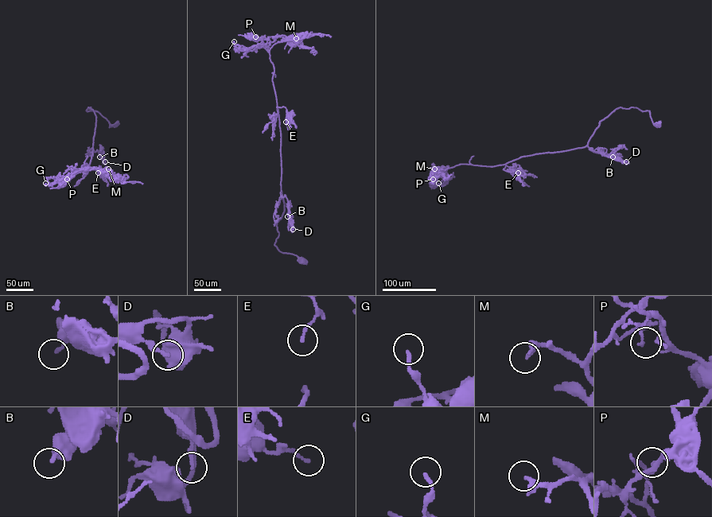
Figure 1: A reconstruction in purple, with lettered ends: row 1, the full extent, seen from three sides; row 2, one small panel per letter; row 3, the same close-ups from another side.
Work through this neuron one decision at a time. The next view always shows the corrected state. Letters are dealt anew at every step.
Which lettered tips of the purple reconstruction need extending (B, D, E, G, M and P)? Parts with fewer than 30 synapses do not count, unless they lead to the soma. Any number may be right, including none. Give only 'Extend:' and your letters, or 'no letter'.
Extend: no letter

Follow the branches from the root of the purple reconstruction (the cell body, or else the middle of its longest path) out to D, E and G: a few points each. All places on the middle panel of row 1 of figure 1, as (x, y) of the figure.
D: (303, 262), (274, 245), (278, 235), (277, 223), (284, 211), (281, 191), (287, 200), (293, 229)
E: (303, 262), (274, 245), (278, 235), (277, 223), (284, 211), (277, 106), (286, 109), (285, 122)
G: (303, 262), (274, 245), (284, 204), (274, 65), (265, 44), (240, 49), (234, 41)

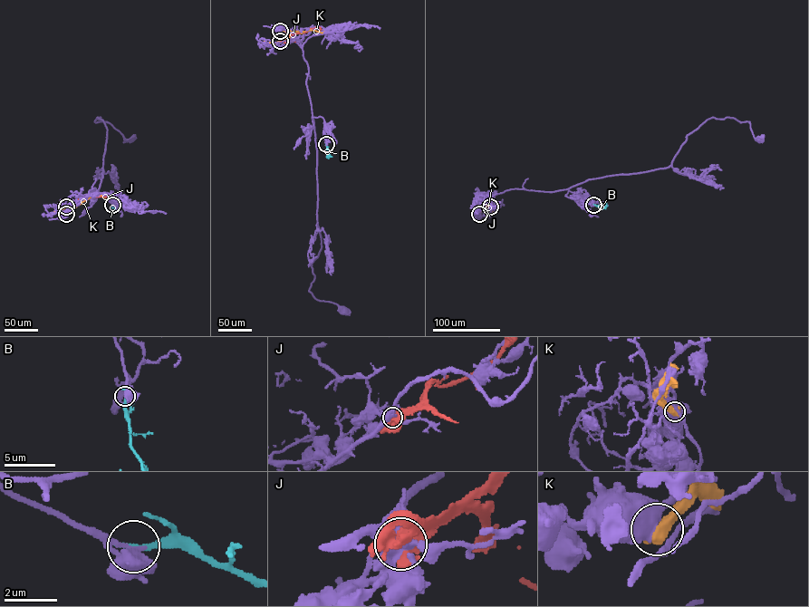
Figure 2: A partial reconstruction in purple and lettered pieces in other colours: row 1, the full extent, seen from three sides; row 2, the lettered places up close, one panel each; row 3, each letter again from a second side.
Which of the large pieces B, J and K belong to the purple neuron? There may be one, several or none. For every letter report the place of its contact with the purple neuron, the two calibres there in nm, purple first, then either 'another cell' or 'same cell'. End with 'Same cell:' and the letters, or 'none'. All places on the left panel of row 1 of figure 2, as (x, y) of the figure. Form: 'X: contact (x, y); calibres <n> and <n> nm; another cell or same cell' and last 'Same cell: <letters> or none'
B: contact (112, 205); calibres 360 and 260 nm; same cell
J: contact (66, 207); calibres 600 and 500 nm; another cell
K: contact (66, 214); calibres 550 and 650 nm; another cell
Same cell: B

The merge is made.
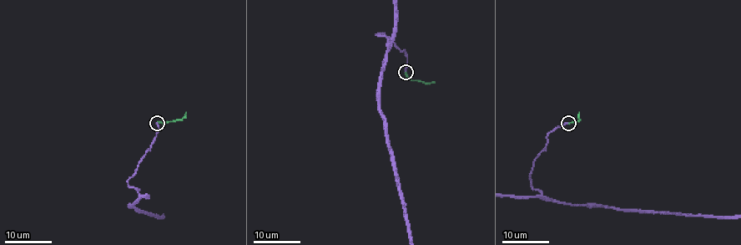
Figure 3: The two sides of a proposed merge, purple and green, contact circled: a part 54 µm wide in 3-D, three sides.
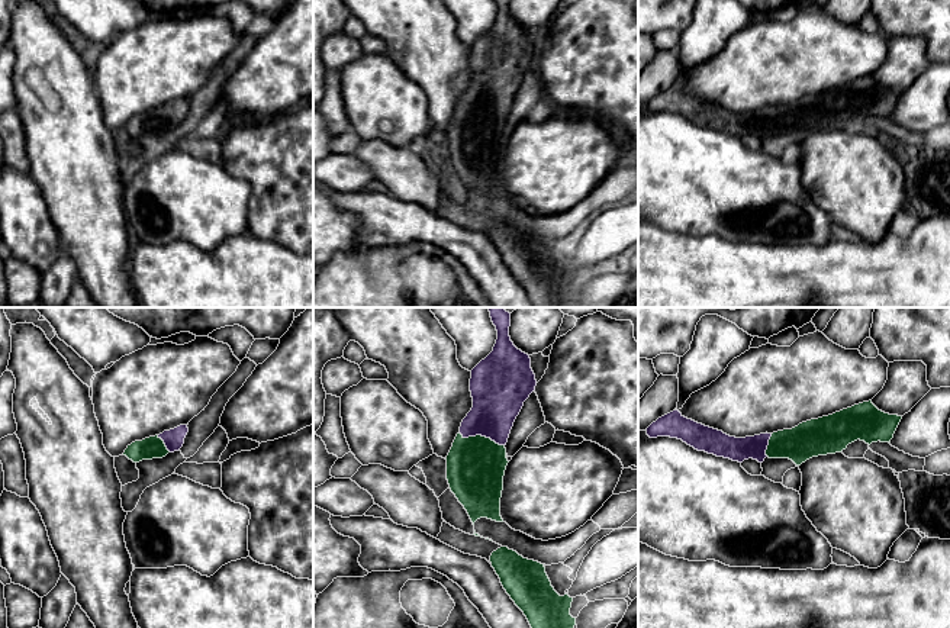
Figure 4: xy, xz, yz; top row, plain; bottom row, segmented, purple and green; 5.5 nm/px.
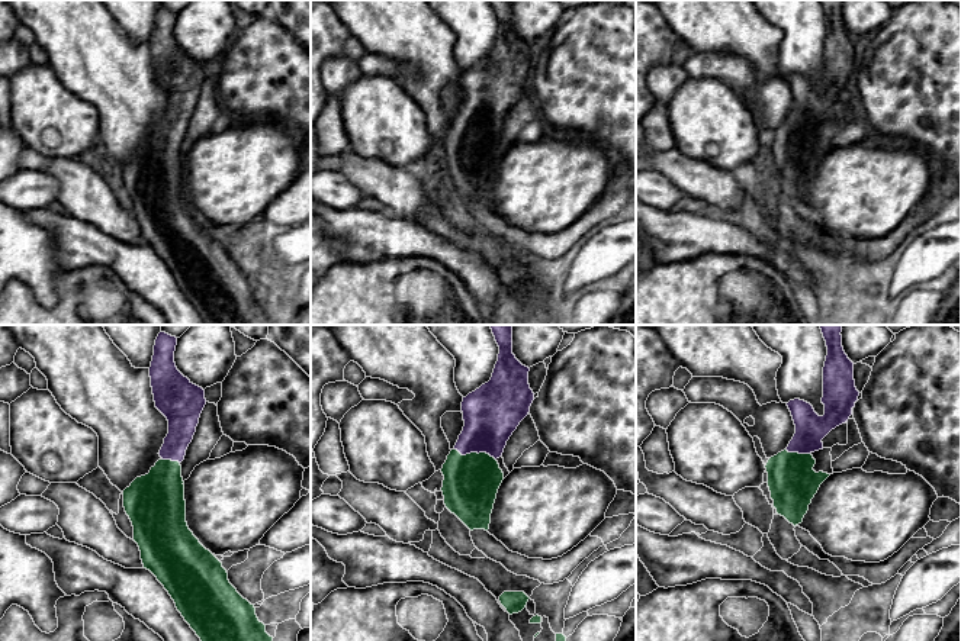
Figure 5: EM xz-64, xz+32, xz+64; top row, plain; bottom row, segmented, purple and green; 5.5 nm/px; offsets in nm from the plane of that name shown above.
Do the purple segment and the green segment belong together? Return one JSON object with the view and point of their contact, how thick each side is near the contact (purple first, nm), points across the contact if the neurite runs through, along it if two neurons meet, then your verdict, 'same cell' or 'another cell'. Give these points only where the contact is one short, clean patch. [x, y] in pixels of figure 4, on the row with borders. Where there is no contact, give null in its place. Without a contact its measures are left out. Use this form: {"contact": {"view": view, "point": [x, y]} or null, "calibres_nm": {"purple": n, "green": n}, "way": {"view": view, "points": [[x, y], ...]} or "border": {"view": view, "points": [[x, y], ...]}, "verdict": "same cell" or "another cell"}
{"contact": {"view": "xz", "point": [482, 435]}, "calibres_nm": {"purple": 300, "green": 320}, "way": {"view": "xz", "points": [[498, 393], [495, 411], [482, 435], [476, 466]]}, "verdict": "same cell"}

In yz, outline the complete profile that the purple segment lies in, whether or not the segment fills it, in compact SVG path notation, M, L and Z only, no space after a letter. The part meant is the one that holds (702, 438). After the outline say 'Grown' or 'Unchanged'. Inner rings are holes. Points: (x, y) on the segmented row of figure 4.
M872 400L828 416L811 419L792 429L735 438L685 418L677 409L647 428L650 438L677 438L698 451L743 463L753 458L789 458L796 466L818 455L841 453L860 439L891 442L902 416L879 410Z. Grown

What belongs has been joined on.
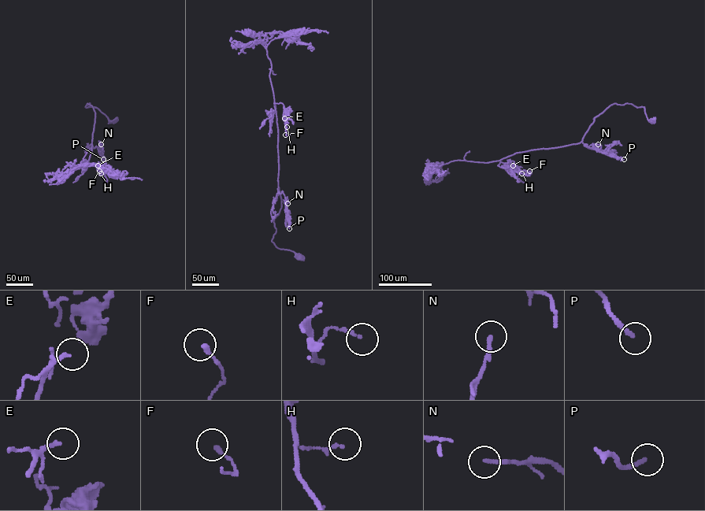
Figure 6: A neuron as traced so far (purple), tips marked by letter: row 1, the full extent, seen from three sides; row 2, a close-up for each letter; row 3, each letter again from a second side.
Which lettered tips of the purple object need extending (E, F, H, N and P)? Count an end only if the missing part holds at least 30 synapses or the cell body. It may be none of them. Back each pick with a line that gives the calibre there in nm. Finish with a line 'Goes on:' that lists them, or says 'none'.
E: Thickness 180 nm
N: Thickness 190 nm
P: Thickness 170 nm
Goes on: E, N, P

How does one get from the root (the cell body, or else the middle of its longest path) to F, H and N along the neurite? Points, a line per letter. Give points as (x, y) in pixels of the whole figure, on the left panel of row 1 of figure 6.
F: (114, 121), (97, 108), (85, 106), (90, 103), (95, 112), (87, 164), (96, 166), (101, 175), (99, 171)
H: (114, 121), (97, 108), (85, 106), (90, 103), (87, 104), (95, 112), (87, 164), (96, 166), (101, 173)
N: (114, 121), (97, 108), (85, 106), (90, 103), (87, 104), (95, 112), (92, 146), (99, 149), (101, 144)

